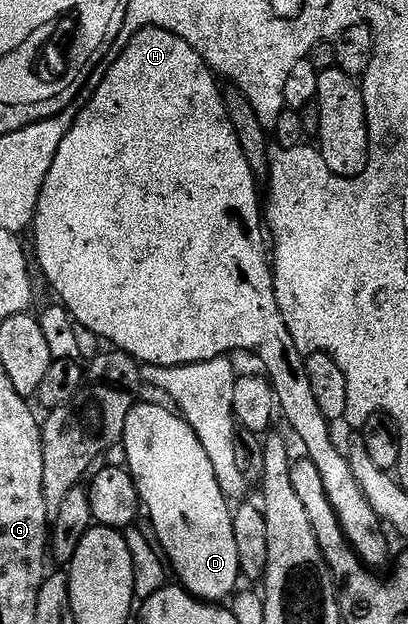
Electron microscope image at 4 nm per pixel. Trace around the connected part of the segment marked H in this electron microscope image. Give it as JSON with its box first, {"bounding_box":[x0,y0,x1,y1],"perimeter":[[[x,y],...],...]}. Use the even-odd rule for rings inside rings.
{"bounding_box":[31,28,389,570],"perimeter":[[[143,28],[128,37],[126,44],[129,45],[118,54],[117,61],[106,70],[101,85],[93,92],[93,97],[90,95],[85,101],[84,108],[78,111],[63,142],[59,142],[55,162],[51,162],[51,170],[43,182],[43,190],[37,203],[37,215],[34,216],[31,225],[33,240],[37,243],[37,260],[41,263],[41,272],[49,279],[50,286],[57,291],[56,299],[64,305],[82,329],[85,327],[87,331],[110,340],[113,343],[110,345],[114,349],[126,352],[142,365],[158,364],[164,368],[177,368],[181,364],[198,364],[228,357],[234,354],[233,352],[258,352],[265,363],[264,375],[269,383],[275,386],[276,407],[280,415],[281,412],[285,415],[285,420],[293,427],[294,434],[301,439],[301,444],[305,447],[304,455],[311,462],[315,462],[319,478],[323,478],[323,490],[327,490],[327,498],[335,510],[346,542],[366,566],[373,570],[381,570],[389,560],[386,529],[360,490],[355,475],[352,474],[348,455],[337,450],[331,440],[330,420],[323,414],[323,410],[319,410],[311,387],[311,377],[307,374],[306,353],[301,352],[299,346],[295,346],[295,338],[291,338],[291,330],[287,330],[287,322],[283,322],[283,314],[279,310],[279,302],[273,289],[271,256],[267,251],[267,232],[263,227],[263,204],[262,201],[261,204],[257,201],[259,180],[254,176],[251,166],[247,166],[243,146],[239,146],[239,138],[235,138],[235,126],[231,126],[231,118],[227,114],[222,85],[217,85],[218,77],[203,57],[191,50],[191,46],[183,42],[183,38],[167,30]]]}

